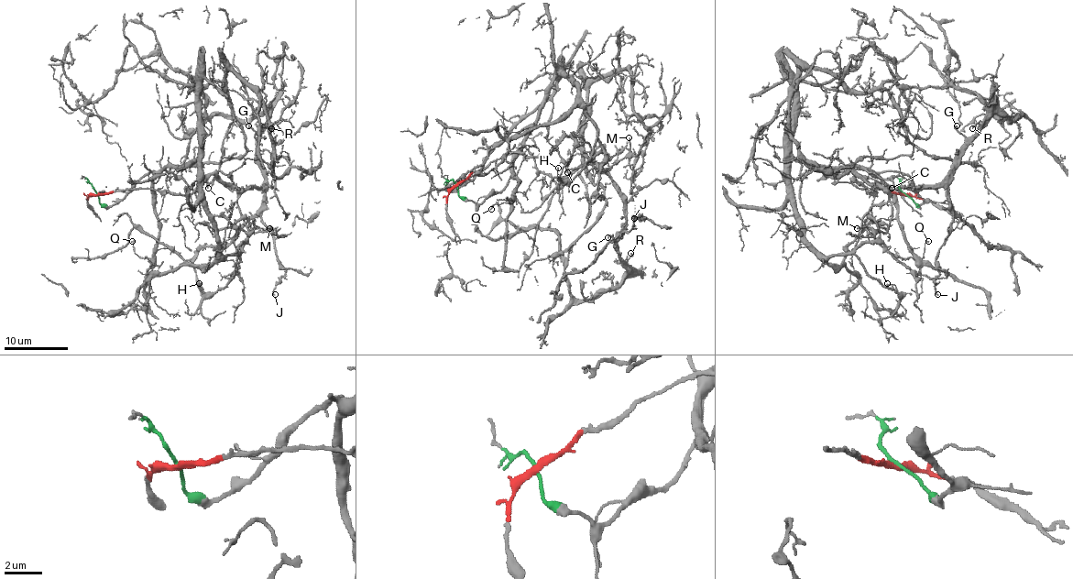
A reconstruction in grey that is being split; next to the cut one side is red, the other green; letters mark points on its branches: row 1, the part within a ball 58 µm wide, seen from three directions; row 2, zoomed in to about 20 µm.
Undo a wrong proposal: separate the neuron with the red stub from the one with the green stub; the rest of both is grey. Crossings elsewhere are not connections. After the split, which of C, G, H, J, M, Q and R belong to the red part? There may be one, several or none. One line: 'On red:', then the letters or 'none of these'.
On red: C, G, J, M, R

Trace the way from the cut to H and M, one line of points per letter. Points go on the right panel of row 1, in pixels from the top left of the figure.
H: (904, 194), (924, 200), (906, 175), (790, 163), (804, 236), (821, 255), (855, 255), (900, 292), (887, 283)
M: (904, 195), (872, 189), (876, 195), (855, 175), (890, 197), (892, 218), (885, 232), (857, 229)

